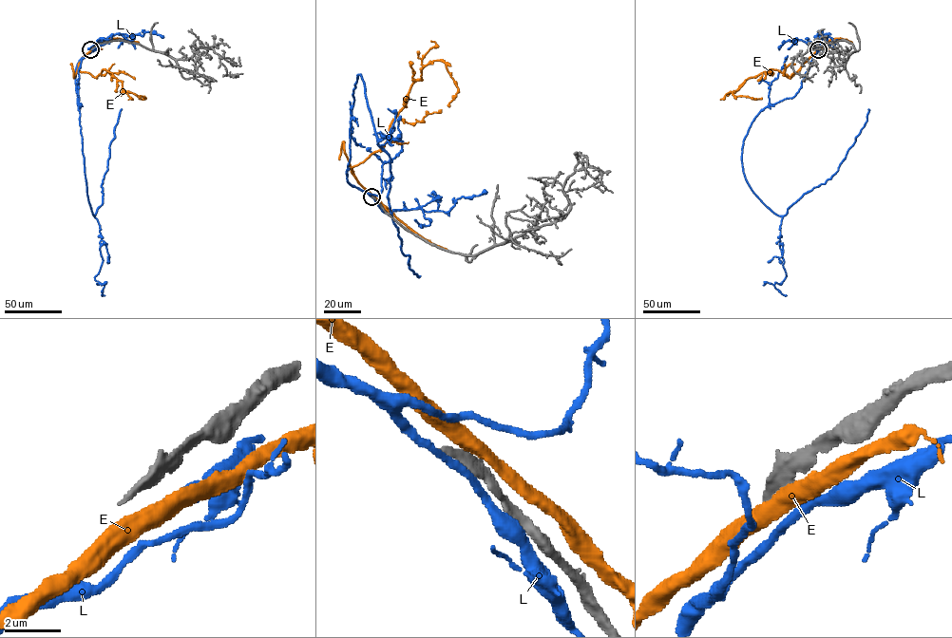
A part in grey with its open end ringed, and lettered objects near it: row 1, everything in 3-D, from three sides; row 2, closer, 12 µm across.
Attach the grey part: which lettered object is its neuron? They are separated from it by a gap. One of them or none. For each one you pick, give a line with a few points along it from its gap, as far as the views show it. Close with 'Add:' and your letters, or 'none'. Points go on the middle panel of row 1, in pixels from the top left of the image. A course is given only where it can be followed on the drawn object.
Add: none

